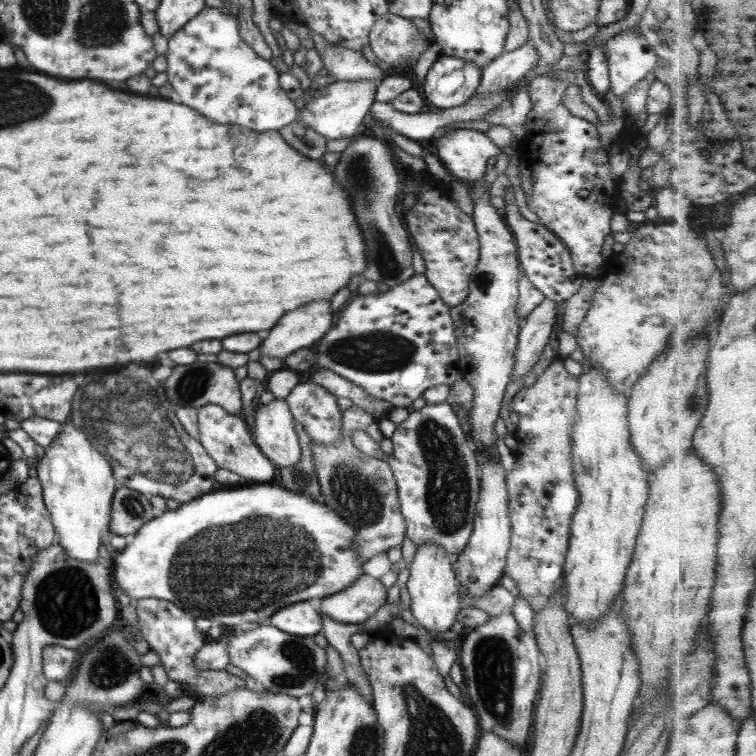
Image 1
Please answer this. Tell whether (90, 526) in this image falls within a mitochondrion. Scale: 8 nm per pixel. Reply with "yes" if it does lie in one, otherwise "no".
no

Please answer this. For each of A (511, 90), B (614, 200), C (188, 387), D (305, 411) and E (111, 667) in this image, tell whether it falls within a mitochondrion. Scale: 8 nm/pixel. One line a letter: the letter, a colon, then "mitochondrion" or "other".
A: other
B: other
C: mitochondrion
D: other
E: mitochondrion

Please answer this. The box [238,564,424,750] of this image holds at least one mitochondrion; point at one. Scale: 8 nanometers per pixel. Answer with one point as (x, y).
(301, 666)

